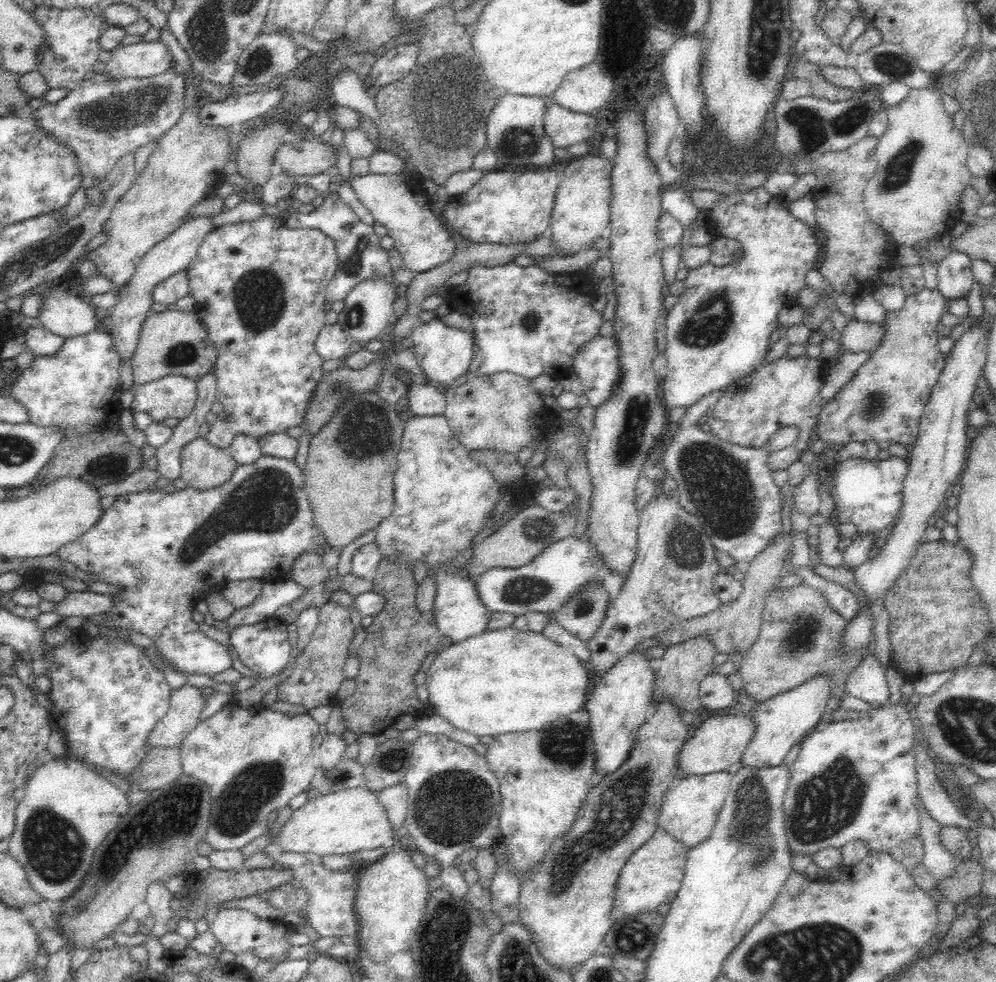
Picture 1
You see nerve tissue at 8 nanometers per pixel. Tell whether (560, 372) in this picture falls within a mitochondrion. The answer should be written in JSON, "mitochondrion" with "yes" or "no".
{"mitochondrion":"no"}

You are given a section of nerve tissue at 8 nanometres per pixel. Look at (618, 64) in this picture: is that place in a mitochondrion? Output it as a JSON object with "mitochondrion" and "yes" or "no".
{"mitochondrion":"no"}

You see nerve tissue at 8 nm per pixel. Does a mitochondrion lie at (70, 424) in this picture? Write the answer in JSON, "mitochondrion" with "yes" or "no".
{"mitochondrion":"no"}

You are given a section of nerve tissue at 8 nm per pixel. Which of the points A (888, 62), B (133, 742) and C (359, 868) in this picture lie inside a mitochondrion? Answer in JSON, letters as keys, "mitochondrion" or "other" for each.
{"A":"mitochondrion","B":"other","C":"other"}

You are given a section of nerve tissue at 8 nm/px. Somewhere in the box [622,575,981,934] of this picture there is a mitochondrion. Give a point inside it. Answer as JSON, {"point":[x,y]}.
{"point":[744,854]}

